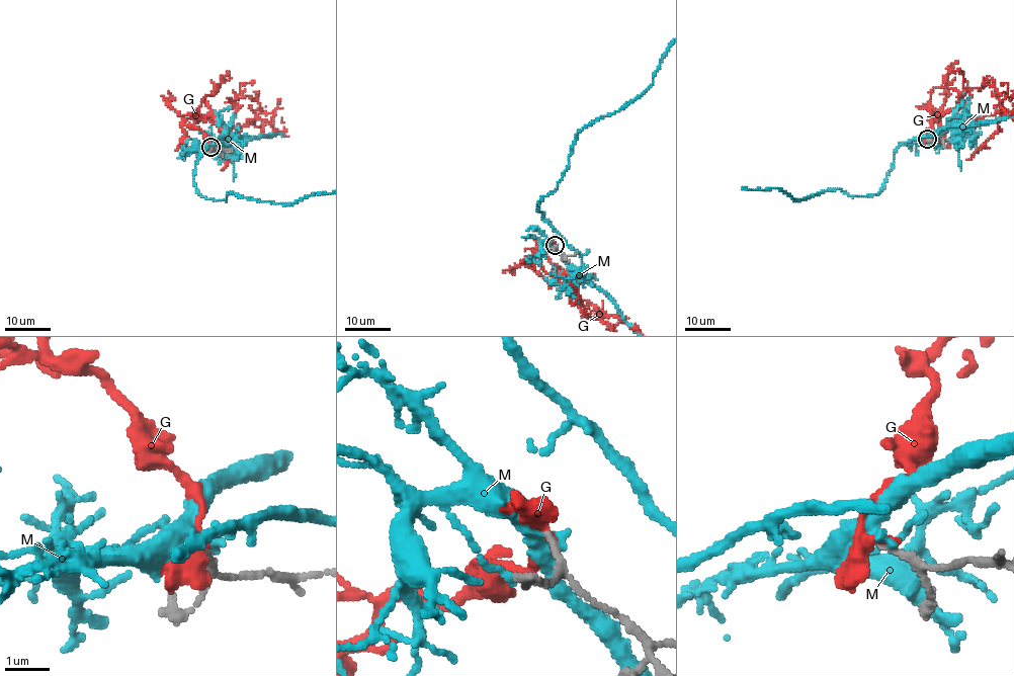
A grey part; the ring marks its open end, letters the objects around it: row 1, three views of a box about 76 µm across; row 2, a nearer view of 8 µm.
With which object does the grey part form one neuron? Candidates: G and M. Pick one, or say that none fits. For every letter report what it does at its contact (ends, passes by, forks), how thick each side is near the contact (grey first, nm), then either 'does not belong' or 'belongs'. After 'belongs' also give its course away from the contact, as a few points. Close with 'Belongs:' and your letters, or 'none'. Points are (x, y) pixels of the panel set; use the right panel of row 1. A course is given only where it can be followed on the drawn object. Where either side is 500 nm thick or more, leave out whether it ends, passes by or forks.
G: it passes by; 130 nm thick on the grey side, 240 nm on the other; does not belong
M: it passes by; 130 nm thick on the grey side, 180 nm on the other; belongs
Belongs: M

